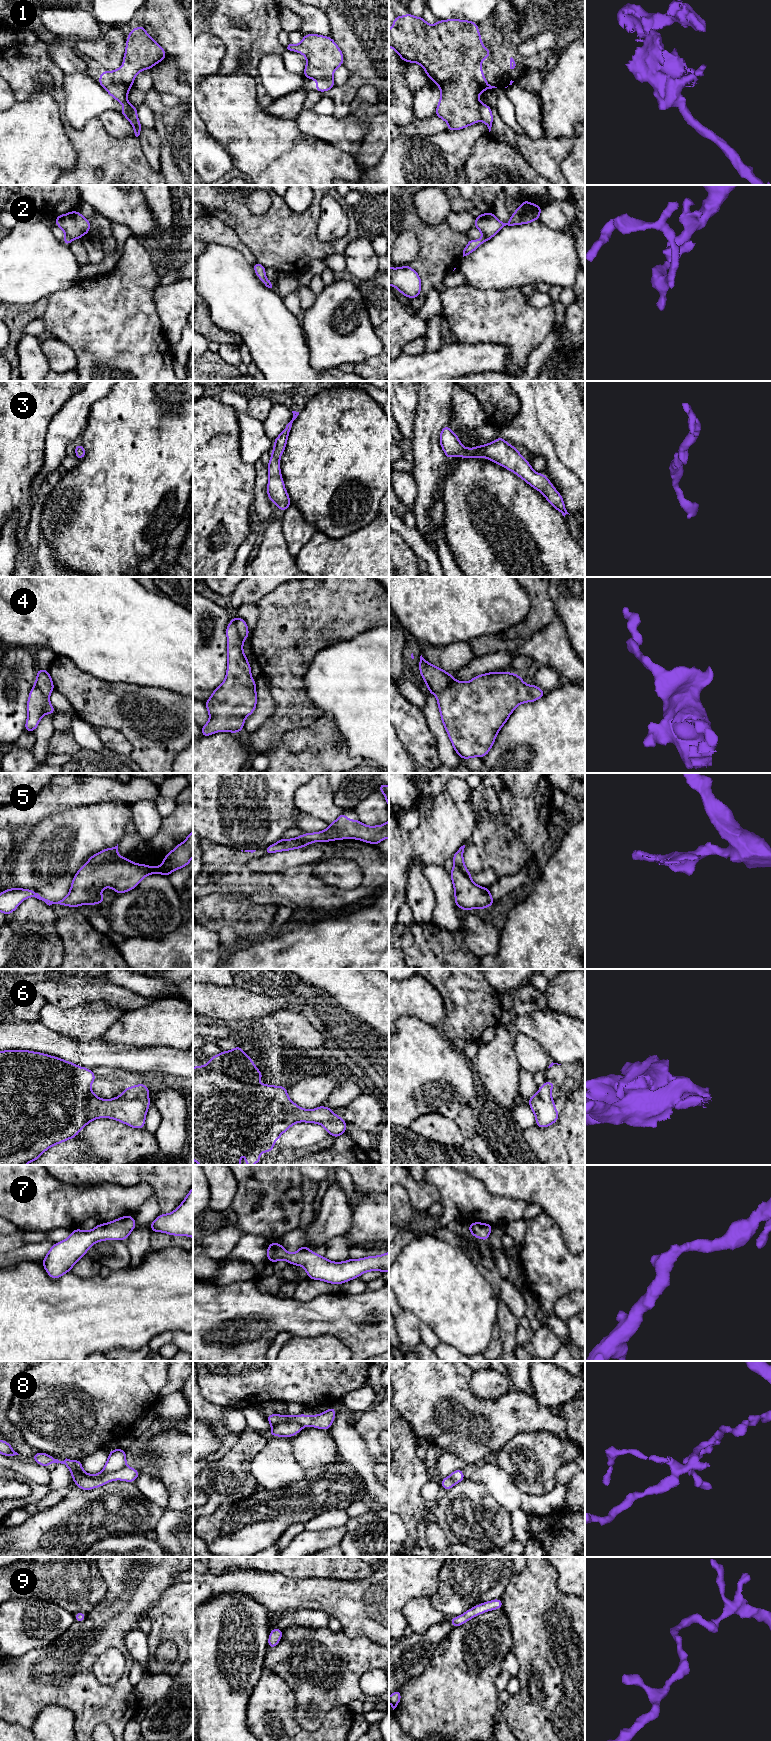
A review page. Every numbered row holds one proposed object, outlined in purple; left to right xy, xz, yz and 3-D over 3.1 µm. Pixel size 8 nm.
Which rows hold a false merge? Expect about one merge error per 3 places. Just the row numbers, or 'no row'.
1, 4, 8

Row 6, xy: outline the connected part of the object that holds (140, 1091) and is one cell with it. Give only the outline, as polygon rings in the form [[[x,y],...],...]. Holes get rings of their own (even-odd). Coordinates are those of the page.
[[[28,1050],[0,1051],[0,1165],[26,1165],[34,1162],[50,1147],[76,1137],[84,1126],[97,1118],[112,1118],[136,1129],[145,1127],[147,1110],[151,1105],[147,1085],[137,1084],[130,1088],[125,1086],[125,1090],[120,1096],[105,1100],[97,1097],[91,1090],[91,1084],[95,1079],[96,1075],[91,1069],[77,1066],[58,1057]]]

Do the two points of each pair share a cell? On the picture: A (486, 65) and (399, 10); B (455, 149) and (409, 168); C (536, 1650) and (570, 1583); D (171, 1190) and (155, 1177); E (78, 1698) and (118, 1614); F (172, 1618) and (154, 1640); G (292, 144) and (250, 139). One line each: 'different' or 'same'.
A: same
B: same
C: different
D: same
E: same
F: same
G: same

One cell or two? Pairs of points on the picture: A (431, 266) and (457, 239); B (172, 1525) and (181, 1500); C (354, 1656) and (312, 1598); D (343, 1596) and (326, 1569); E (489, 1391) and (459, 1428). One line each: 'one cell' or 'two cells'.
A: one cell
B: two cells
C: two cells
D: two cells
E: two cells

